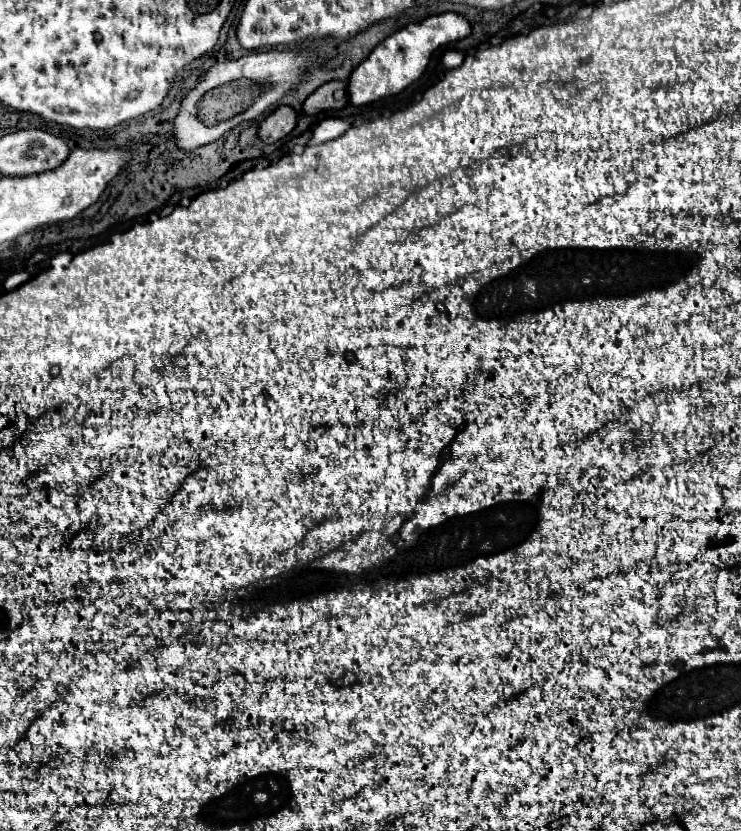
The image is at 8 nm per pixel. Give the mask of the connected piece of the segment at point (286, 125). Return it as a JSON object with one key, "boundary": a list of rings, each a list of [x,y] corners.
{"boundary":[[[278,106],[262,124],[258,130],[258,136],[272,144],[284,136],[288,136],[298,124],[298,112],[292,106]]]}

